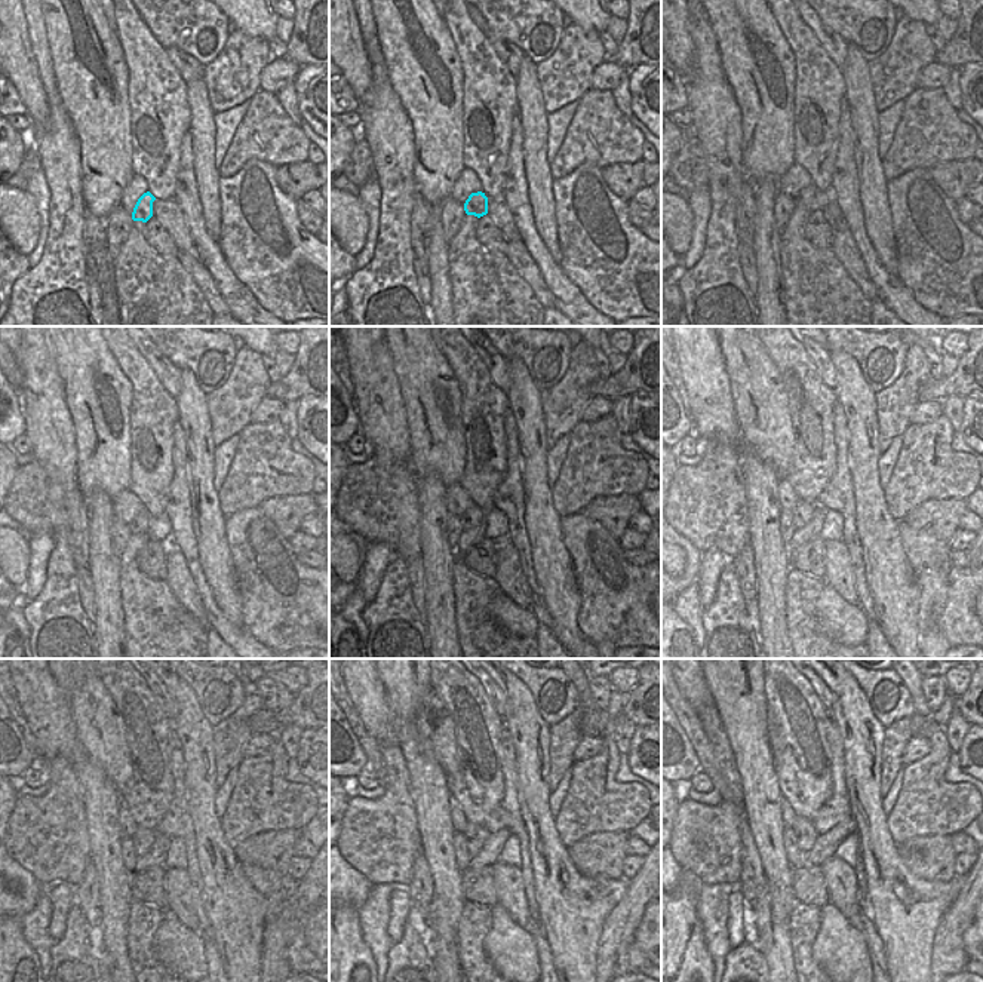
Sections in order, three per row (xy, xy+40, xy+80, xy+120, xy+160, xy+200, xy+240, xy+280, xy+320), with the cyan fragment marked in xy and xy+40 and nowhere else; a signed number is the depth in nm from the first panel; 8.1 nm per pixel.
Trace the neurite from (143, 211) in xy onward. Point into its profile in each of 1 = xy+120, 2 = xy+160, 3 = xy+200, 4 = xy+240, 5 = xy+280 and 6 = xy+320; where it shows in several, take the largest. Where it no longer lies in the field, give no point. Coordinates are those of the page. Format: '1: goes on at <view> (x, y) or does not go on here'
1: goes on at xy+120 (141, 524)
2: goes on at xy+160 (472, 516)
3: goes on at xy+200 (804, 512)
4: goes on at xy+240 (143, 838)
5: goes on at xy+280 (475, 835)
6: goes on at xy+320 (804, 829)

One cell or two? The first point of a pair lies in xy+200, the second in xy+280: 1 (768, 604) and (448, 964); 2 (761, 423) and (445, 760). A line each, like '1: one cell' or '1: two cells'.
1: two cells
2: one cell

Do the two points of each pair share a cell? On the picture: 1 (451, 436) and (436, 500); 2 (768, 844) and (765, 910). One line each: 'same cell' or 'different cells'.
1: different cells
2: different cells

